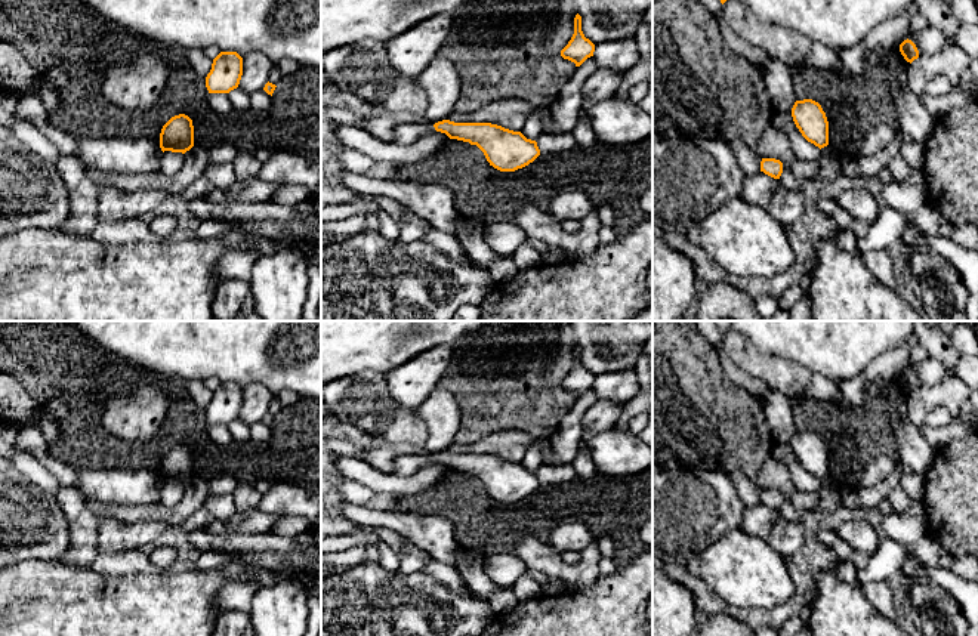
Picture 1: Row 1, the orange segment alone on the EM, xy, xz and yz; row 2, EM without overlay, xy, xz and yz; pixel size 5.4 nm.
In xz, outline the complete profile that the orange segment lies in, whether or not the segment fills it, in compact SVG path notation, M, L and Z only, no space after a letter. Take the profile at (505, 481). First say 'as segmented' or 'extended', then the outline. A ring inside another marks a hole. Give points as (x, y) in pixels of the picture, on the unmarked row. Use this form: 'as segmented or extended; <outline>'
as segmented; M442 451L434 456L436 463L476 476L490 497L500 503L515 503L533 494L540 481L536 472L491 454L454 454Z

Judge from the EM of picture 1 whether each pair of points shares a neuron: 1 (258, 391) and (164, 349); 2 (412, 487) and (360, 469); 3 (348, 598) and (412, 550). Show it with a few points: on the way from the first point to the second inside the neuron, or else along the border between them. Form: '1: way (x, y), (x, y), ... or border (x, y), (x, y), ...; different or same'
1: border (243, 388), (252, 383), (262, 383), (275, 395); different
2: way (398, 485), (382, 484), (373, 478); same
3: border (398, 571), (417, 573); different

